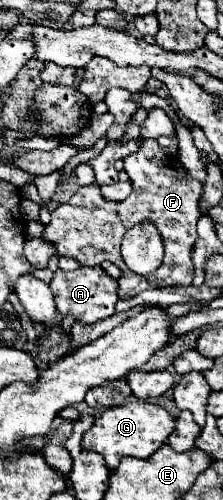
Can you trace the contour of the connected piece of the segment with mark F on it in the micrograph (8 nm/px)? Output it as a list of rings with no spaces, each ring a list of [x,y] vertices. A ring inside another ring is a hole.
[[[142,139],[142,145],[136,153],[126,157],[126,173],[132,179],[132,193],[126,201],[106,201],[102,197],[100,187],[86,185],[80,187],[68,203],[62,203],[52,211],[52,221],[46,225],[42,237],[52,241],[58,249],[58,255],[74,257],[82,265],[100,265],[102,261],[112,261],[122,269],[120,299],[130,299],[144,289],[150,287],[184,287],[192,283],[194,265],[192,265],[192,247],[196,241],[196,223],[200,219],[200,197],[202,185],[192,179],[182,163],[176,157],[162,153],[154,139]],[[142,221],[154,221],[164,239],[164,263],[158,273],[166,273],[160,277],[166,285],[158,285],[156,277],[142,277],[136,273],[126,273],[126,263],[120,257],[120,239],[122,235]]]

